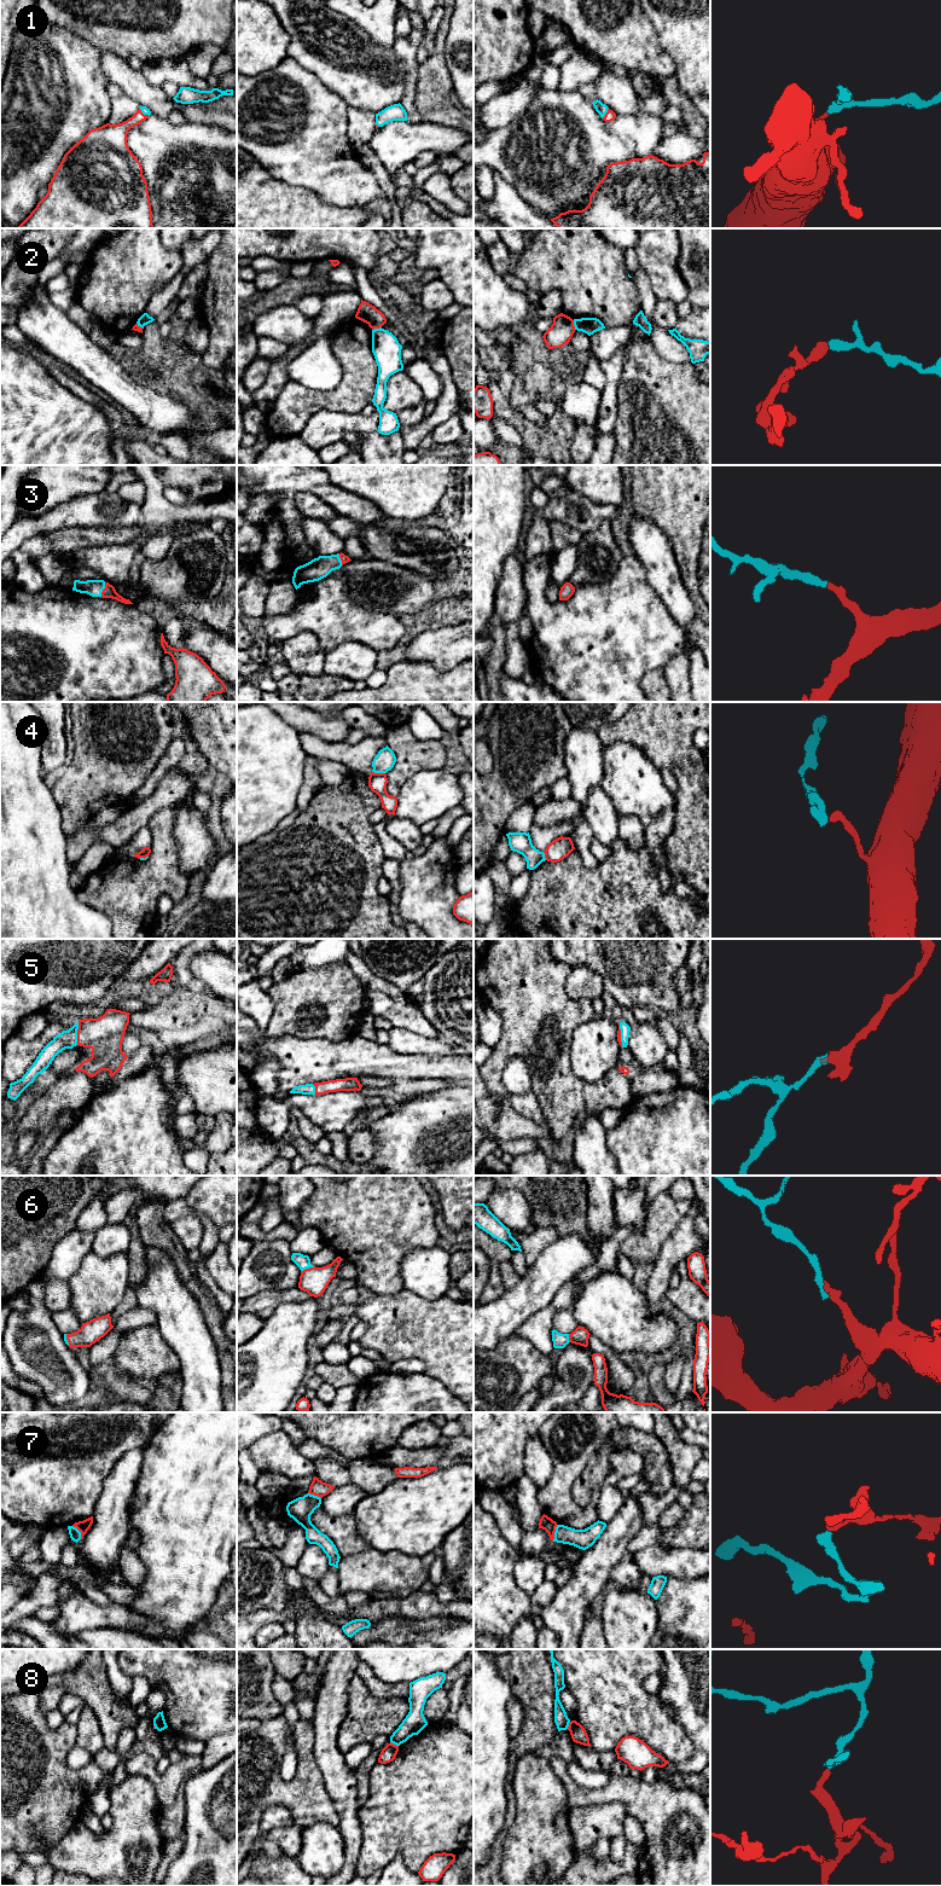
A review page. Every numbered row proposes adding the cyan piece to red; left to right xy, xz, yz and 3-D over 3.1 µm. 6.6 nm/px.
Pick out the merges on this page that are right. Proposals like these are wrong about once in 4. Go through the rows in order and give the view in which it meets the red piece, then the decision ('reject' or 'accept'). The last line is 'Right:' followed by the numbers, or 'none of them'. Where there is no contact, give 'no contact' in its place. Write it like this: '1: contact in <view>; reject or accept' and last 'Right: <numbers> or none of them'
1: contact in yz; accept
2: contact in xz; reject
3: contact in xy; accept
4: contact in xz; reject
5: contact in xy; accept
6: contact in xz; accept
7: contact in yz; reject
8: contact in xz; reject
Right: 1, 3, 5, 6

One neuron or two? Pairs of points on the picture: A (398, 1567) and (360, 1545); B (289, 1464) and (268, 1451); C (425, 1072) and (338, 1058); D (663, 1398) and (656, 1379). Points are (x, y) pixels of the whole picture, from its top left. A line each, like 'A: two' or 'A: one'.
A: two
B: one
C: one
D: one

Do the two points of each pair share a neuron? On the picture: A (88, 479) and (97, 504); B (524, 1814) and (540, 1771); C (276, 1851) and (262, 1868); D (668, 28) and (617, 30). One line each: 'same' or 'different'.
A: different
B: same
C: different
D: different

